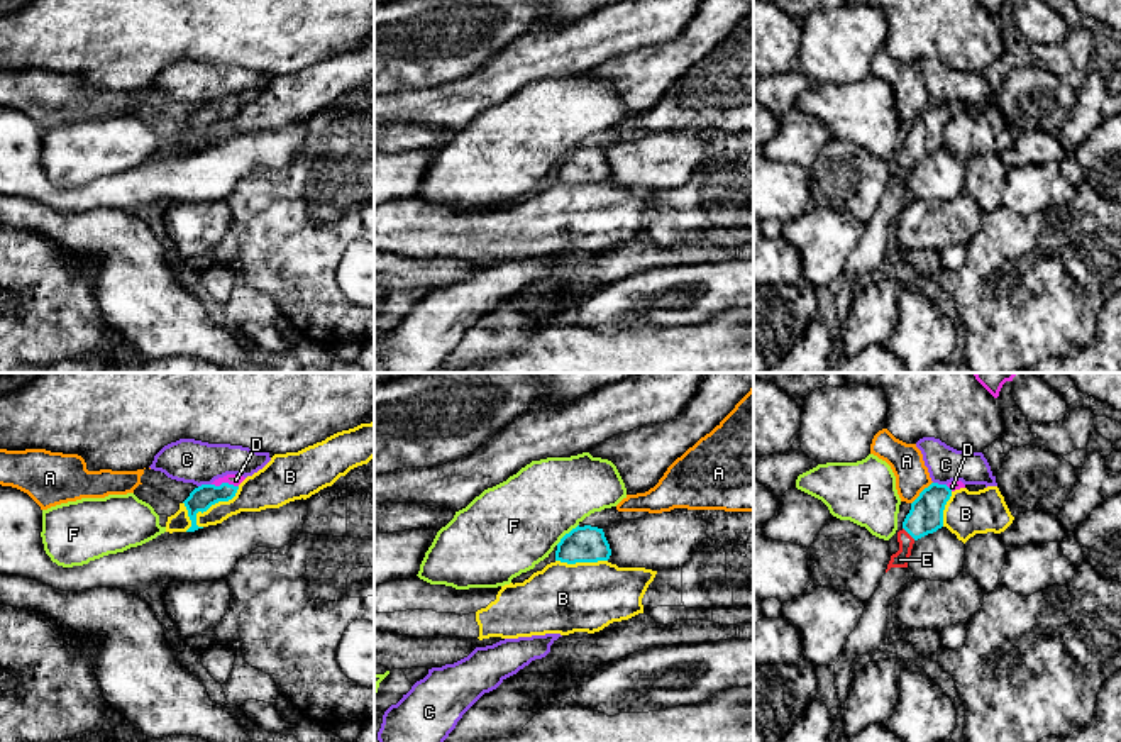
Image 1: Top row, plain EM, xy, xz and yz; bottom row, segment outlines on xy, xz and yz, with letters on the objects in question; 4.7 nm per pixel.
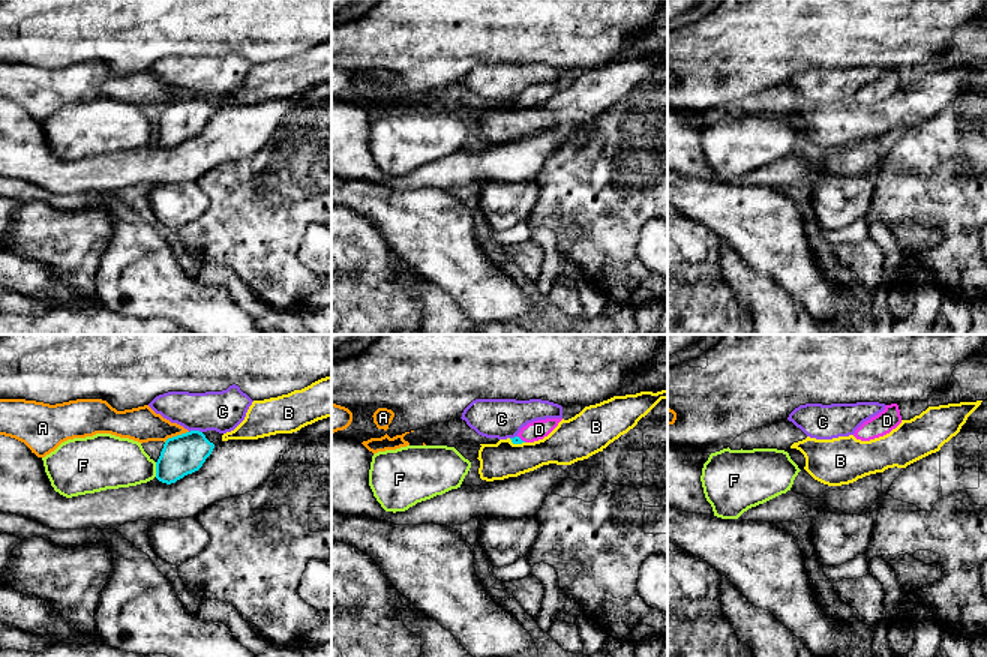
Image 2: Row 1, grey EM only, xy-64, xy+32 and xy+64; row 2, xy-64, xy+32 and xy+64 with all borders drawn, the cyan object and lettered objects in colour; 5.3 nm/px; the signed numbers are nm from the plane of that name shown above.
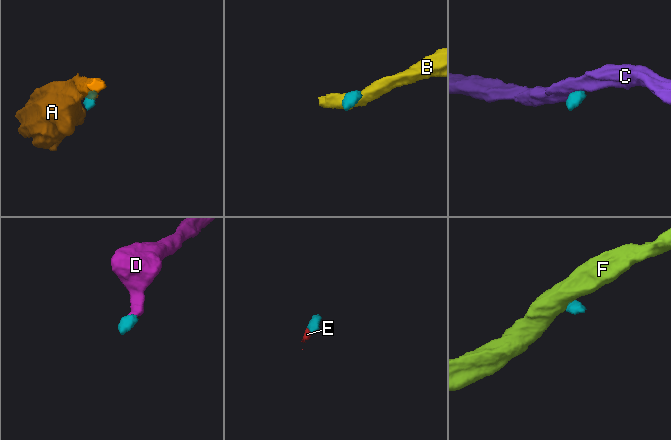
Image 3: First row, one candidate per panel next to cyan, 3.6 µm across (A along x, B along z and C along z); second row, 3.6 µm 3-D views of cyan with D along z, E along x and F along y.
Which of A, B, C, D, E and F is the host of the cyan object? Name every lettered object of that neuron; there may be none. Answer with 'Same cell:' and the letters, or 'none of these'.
Same cell: D, E

